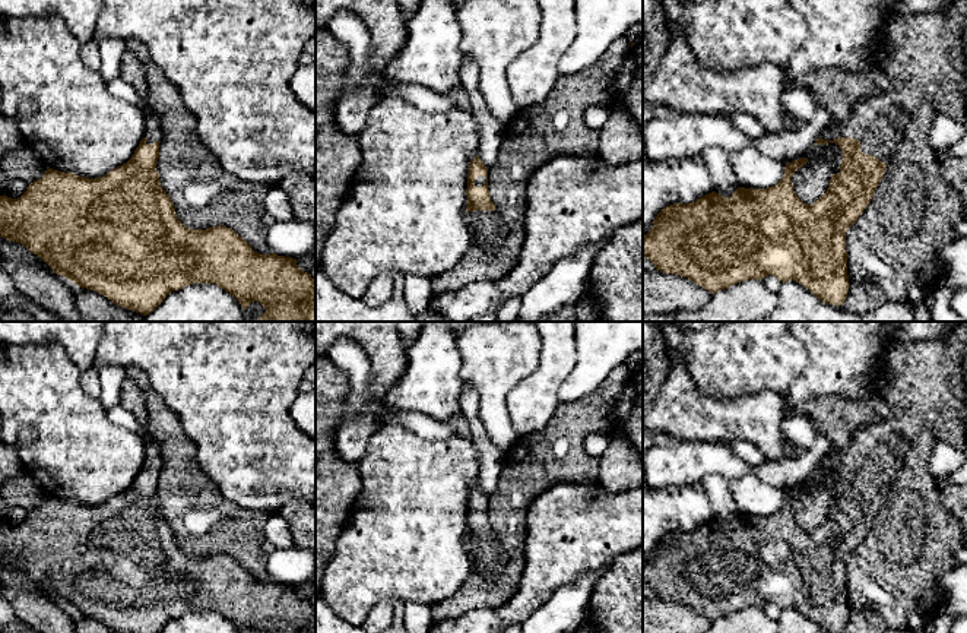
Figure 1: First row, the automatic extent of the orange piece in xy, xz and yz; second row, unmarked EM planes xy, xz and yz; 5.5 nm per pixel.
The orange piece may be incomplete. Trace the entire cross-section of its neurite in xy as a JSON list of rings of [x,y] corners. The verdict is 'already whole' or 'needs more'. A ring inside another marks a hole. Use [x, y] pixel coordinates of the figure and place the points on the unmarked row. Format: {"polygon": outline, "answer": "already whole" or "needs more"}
{"polygon": [[[150,446],[146,463],[131,485],[102,504],[86,506],[47,494],[45,501],[31,510],[20,525],[0,523],[0,564],[20,570],[54,601],[105,623],[117,633],[159,633],[169,620],[203,610],[225,617],[241,633],[254,629],[261,633],[316,633],[316,608],[298,595],[297,586],[260,582],[234,557],[222,553],[193,557],[181,551],[156,499],[161,468],[159,452]]], "answer": "needs more"}

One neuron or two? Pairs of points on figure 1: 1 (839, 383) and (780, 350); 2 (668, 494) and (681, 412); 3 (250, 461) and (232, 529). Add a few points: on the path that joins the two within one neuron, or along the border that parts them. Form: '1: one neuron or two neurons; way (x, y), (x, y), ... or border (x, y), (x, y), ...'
1: two neurons; border (796, 336), (804, 345), (807, 367), (788, 392)
2: two neurons; border (675, 439), (710, 443)
3: two neurons; border (212, 483), (240, 506), (260, 509), (269, 515)

